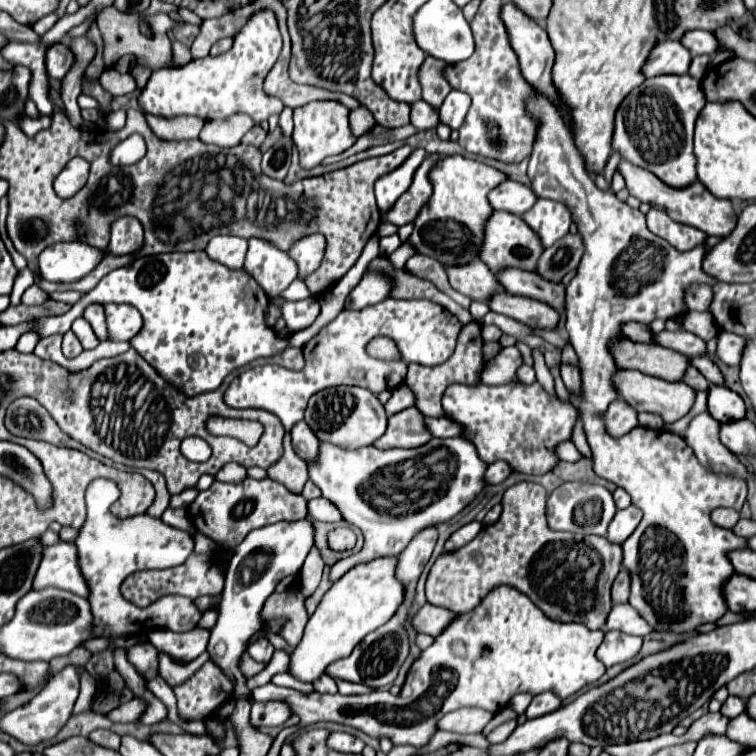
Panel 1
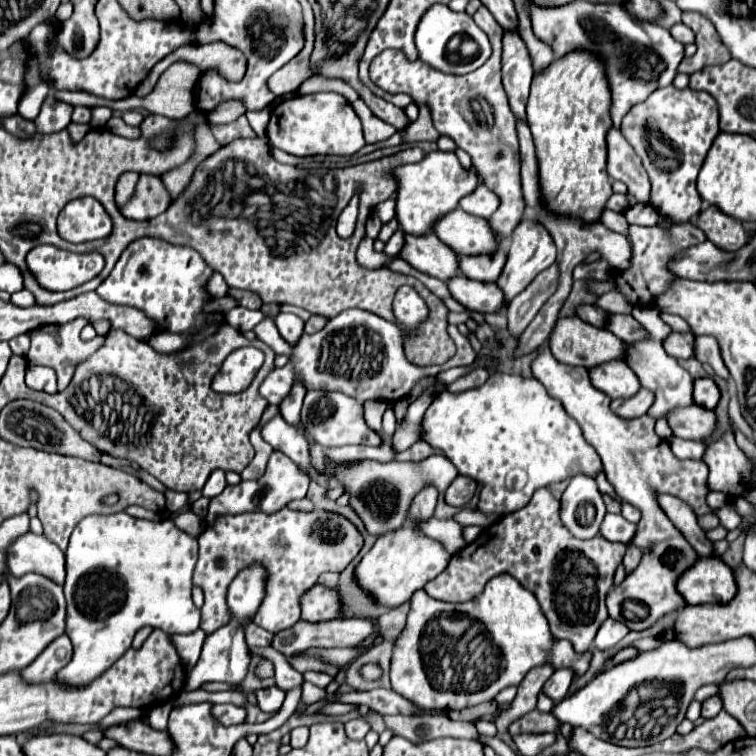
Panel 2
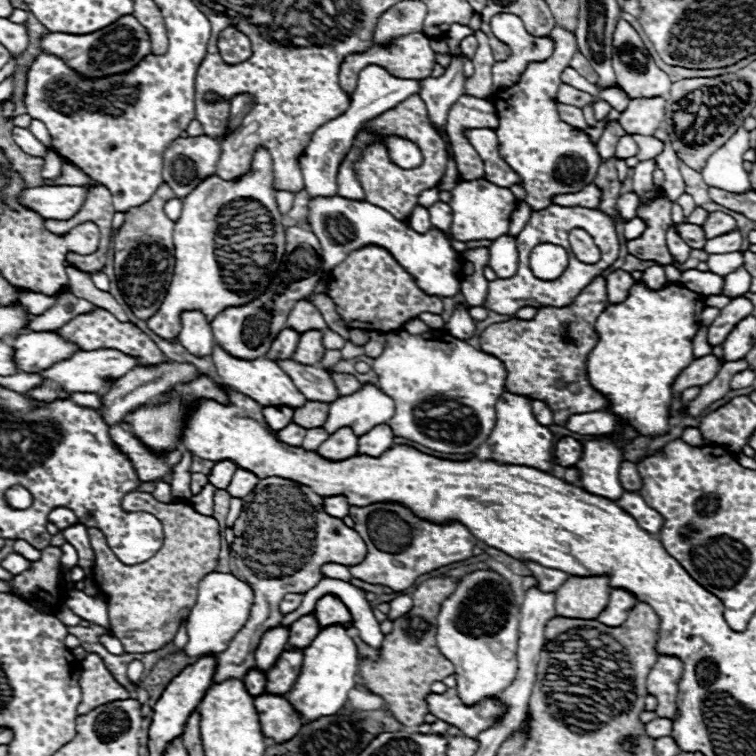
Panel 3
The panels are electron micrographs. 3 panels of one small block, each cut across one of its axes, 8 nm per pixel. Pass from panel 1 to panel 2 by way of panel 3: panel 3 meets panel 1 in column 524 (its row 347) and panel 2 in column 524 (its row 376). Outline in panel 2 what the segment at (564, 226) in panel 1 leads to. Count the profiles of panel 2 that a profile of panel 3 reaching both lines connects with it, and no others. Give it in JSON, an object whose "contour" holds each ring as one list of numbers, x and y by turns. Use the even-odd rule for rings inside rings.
{"contour":[[522,220,518,224,518,230,514,230,512,234,512,242,510,242,510,250,508,250,508,260,502,268,500,278,496,280,498,288,502,290,504,298,506,298,506,306,514,300,514,296,518,296,542,270,546,270,548,266,552,266,556,260,556,246,550,238,550,234,546,232,546,228,534,220]]}

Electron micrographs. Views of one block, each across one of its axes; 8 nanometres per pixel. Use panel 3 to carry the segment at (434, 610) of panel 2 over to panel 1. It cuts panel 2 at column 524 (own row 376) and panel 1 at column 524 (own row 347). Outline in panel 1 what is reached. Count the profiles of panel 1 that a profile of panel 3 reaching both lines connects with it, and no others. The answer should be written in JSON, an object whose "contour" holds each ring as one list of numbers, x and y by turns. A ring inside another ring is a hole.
{"contour":[[500,586,488,594,486,600,482,600,480,606,476,606,474,612,462,614,454,626,448,626,430,648,426,648,420,658,416,660,416,674,406,678,402,692,398,696,392,696,388,692,376,692,376,694,364,694,364,696,342,696,342,694,304,694,292,688,280,688,274,684,266,684,252,690,254,702,268,702,268,700,284,700,290,702,290,708,294,714,300,716,300,726,316,724,316,722,336,722,346,724,352,728,358,728,366,732,372,738,388,738,394,746,426,746,432,736,438,730,438,720,458,708,464,706,476,706,490,712,502,710,512,696,520,692,530,694,542,694,542,692,554,692,560,700,576,694,584,686,590,686,600,680,600,676,606,672,602,662,596,658,596,650,602,644,604,632,602,630,590,630,578,622,566,624,550,620,538,606,530,602,524,594,514,590,512,586]]}

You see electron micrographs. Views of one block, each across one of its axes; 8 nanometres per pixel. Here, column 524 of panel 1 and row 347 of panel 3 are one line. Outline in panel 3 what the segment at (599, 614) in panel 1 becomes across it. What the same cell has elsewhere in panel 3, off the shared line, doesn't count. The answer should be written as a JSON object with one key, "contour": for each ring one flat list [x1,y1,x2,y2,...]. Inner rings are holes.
{"contour":[[594,278,570,304,570,310,552,310,542,306,532,320,520,320,512,316,508,322,488,326,480,334,480,346,486,354,502,360,506,368,506,392,542,400,554,414,554,424,566,426,568,416,586,414,594,410,606,410,608,398,590,386,586,360,598,344,596,318,608,306,606,280]]}

